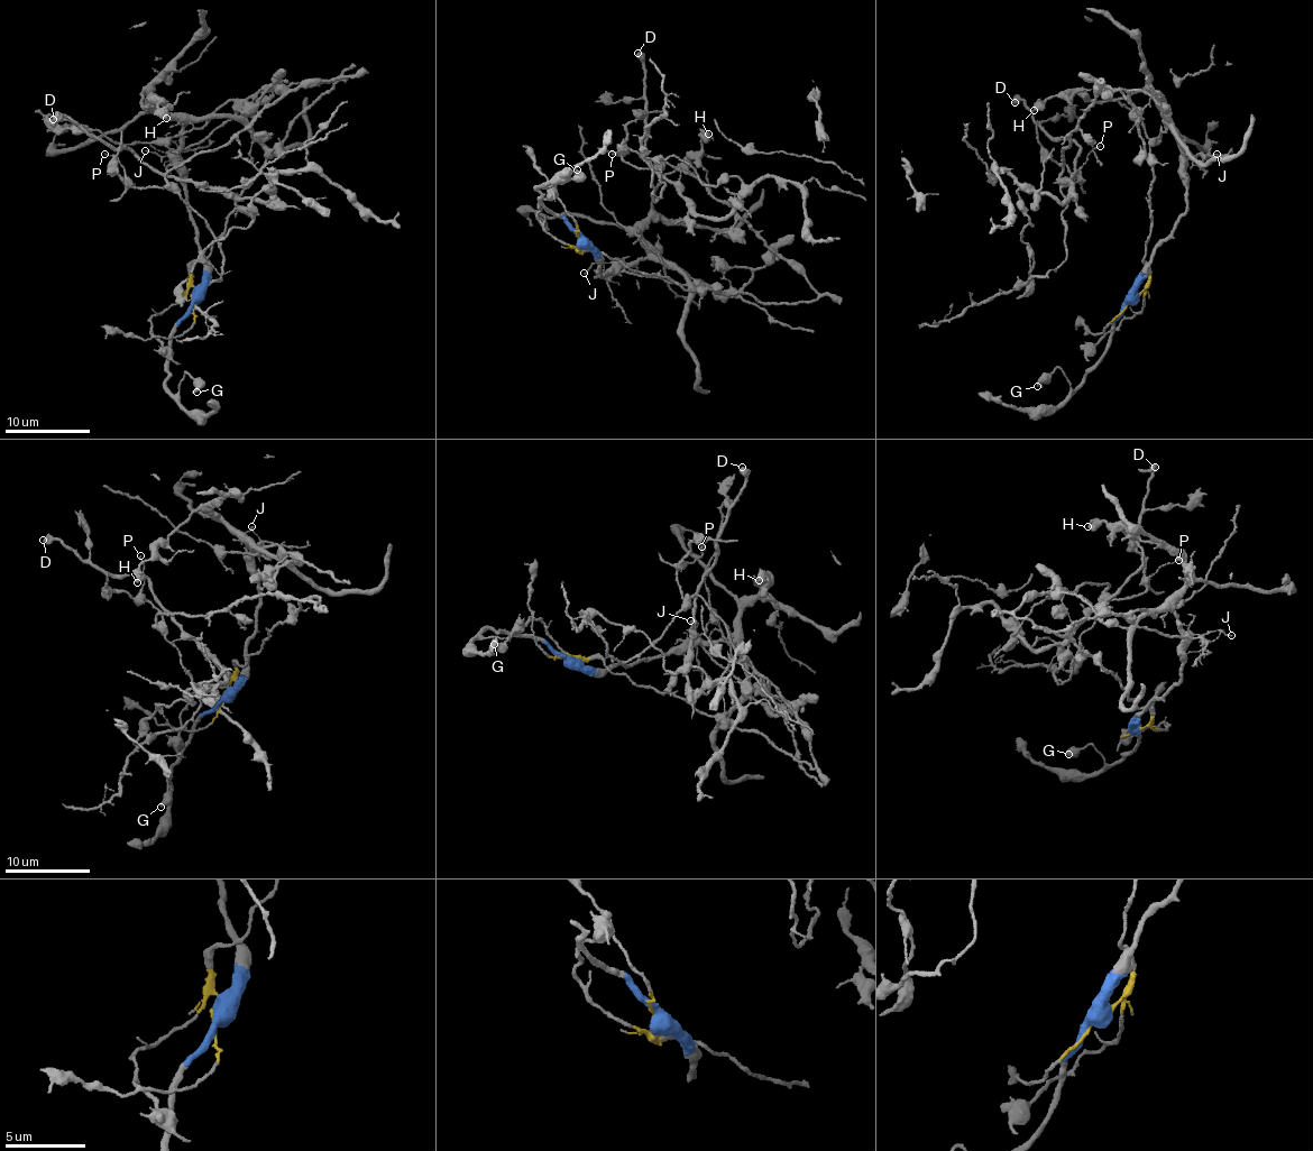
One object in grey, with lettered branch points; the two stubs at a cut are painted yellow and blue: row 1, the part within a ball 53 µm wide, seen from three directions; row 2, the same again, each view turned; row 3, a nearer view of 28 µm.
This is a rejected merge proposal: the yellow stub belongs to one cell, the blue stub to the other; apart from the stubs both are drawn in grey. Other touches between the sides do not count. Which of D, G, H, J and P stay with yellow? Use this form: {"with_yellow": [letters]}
{"with_yellow": ["D", "P"]}

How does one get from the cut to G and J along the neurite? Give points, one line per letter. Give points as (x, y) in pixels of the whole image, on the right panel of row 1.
G: (1129, 300), (1113, 325), (1104, 357), (1084, 380), (1072, 389), (1065, 373), (1054, 369), (1037, 387)
J: (1129, 300), (1142, 268), (1185, 210), (1188, 158), (1218, 155)

